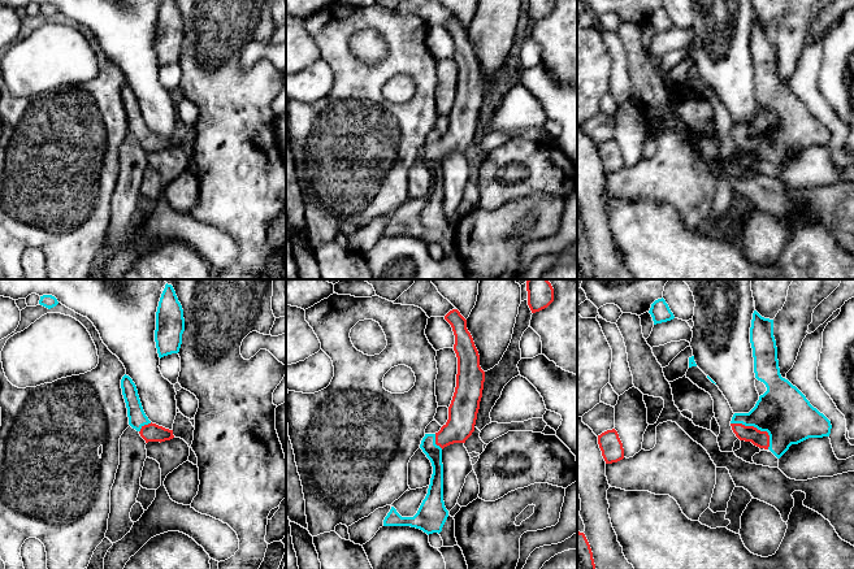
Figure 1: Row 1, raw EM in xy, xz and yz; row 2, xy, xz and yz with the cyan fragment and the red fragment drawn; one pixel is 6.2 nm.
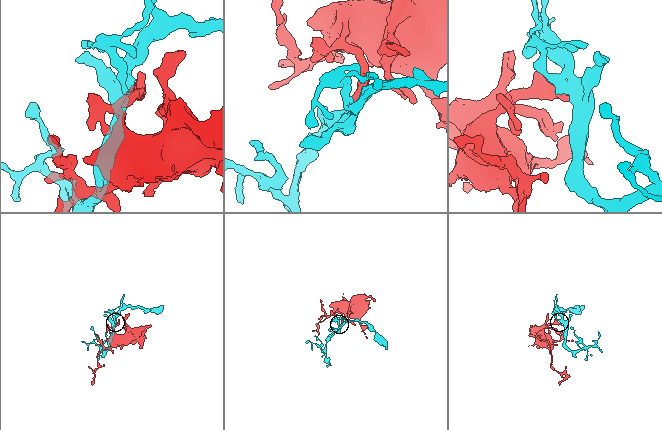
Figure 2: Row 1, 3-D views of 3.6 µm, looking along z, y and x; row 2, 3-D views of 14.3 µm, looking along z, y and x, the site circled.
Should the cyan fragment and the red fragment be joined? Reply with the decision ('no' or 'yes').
yes

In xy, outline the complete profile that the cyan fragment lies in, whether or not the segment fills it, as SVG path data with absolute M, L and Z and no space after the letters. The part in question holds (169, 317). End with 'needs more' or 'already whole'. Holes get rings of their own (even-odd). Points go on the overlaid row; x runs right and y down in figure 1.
M165 284L156 312L155 342L159 357L178 353L185 331L183 309L172 284Z; already whole

